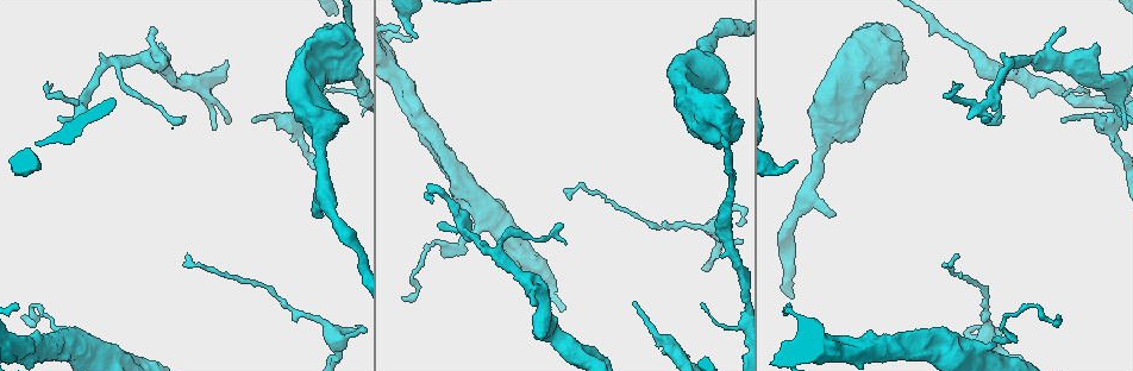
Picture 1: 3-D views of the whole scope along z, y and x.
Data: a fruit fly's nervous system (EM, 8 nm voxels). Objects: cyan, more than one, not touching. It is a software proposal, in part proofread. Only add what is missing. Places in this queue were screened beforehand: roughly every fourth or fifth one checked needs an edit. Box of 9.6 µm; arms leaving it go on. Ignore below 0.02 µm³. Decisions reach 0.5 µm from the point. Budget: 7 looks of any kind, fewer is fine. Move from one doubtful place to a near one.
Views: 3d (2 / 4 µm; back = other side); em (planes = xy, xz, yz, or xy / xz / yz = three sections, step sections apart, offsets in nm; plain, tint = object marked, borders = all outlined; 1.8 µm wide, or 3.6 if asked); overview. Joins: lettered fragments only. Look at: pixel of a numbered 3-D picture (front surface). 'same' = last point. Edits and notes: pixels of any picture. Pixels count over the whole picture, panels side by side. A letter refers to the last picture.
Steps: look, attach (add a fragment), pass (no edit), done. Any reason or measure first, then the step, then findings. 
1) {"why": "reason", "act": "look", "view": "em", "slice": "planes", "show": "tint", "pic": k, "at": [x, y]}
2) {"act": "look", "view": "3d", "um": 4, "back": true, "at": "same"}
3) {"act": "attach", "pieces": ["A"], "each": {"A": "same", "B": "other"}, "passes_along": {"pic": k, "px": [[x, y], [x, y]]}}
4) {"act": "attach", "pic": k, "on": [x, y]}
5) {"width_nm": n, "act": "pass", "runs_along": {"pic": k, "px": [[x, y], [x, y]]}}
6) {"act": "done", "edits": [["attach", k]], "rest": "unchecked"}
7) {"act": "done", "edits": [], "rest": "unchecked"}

{"why": "sudden change in width", "act": "look", "view": "em", "slice": "planes", "show": "borders", "pic": 1, "at": [144, 57]}

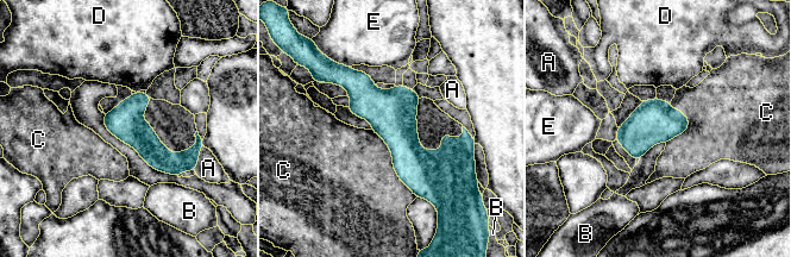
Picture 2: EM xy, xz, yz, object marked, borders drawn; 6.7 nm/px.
{"width_nm": 240, "act": "pass", "each": {"A": "other", "B": "other", "C": "other", "D": "other", "E": "other"}, "found": "none of them fits"}

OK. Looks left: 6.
{"why": "abrupt turn", "act": "look", "view": "em", "slice": "planes", "show": "borders", "pic": 1, "at": [81, 107]}

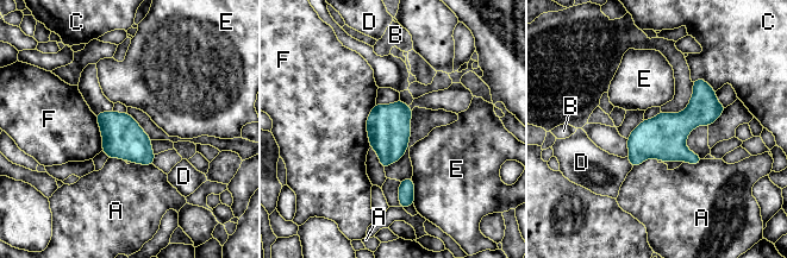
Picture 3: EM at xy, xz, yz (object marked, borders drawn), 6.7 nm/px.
{"act": "pass", "each": {"A": "other", "B": "other", "C": "other", "D": "other", "E": "other", "F": "other"}, "border": {"pic": 3, "px": [[411, 178], [414, 186], [414, 203]]}, "found": "none of them fits"}

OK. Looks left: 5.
{"why": "an open end", "act": "look", "view": "em", "um": 3.6, "slice": "yz", "step": 8, "show": "plain", "pic": 1, "at": [797, 163]}

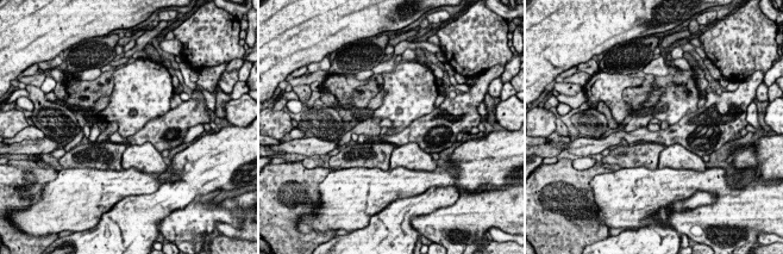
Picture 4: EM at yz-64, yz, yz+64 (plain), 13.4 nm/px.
{"act": "look", "view": "em", "um": 3.6, "slice": "yz", "step": 8, "show": "borders", "at": "same"}

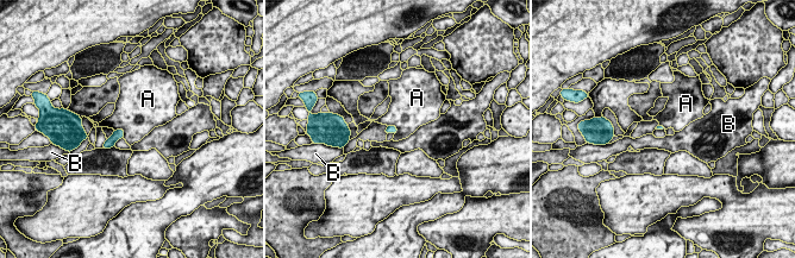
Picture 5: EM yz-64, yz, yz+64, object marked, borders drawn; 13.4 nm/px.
{"act": "pass", "each": {"A": "other", "B": "other"}, "border": {"pic": 5, "px": [[114, 130], [120, 128], [124, 137]]}, "found": "no lettered fragment goes on from it"}

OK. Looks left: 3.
{"act": "done", "edits": [], "rest": "unchecked"}

